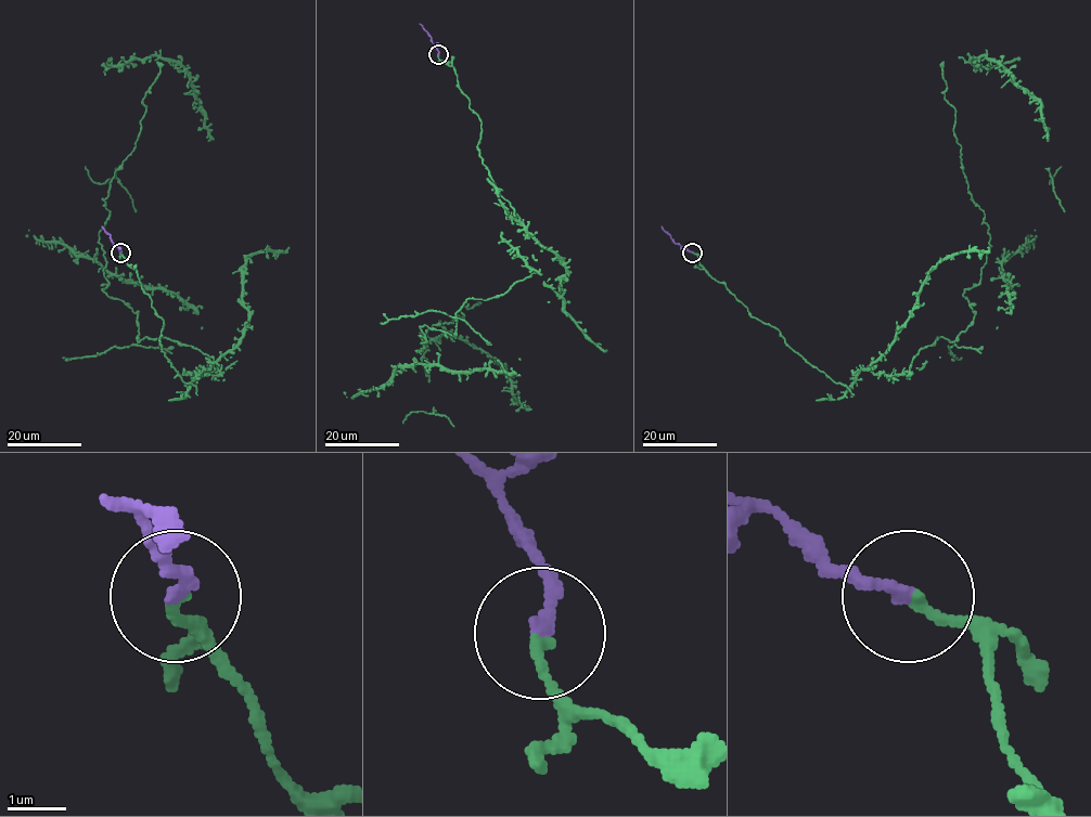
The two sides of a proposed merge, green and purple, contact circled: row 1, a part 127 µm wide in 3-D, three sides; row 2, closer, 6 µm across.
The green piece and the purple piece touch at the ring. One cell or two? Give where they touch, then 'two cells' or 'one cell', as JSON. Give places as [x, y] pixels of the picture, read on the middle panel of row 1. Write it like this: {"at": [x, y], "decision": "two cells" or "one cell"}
{"at": [438, 54], "decision": "one cell"}

